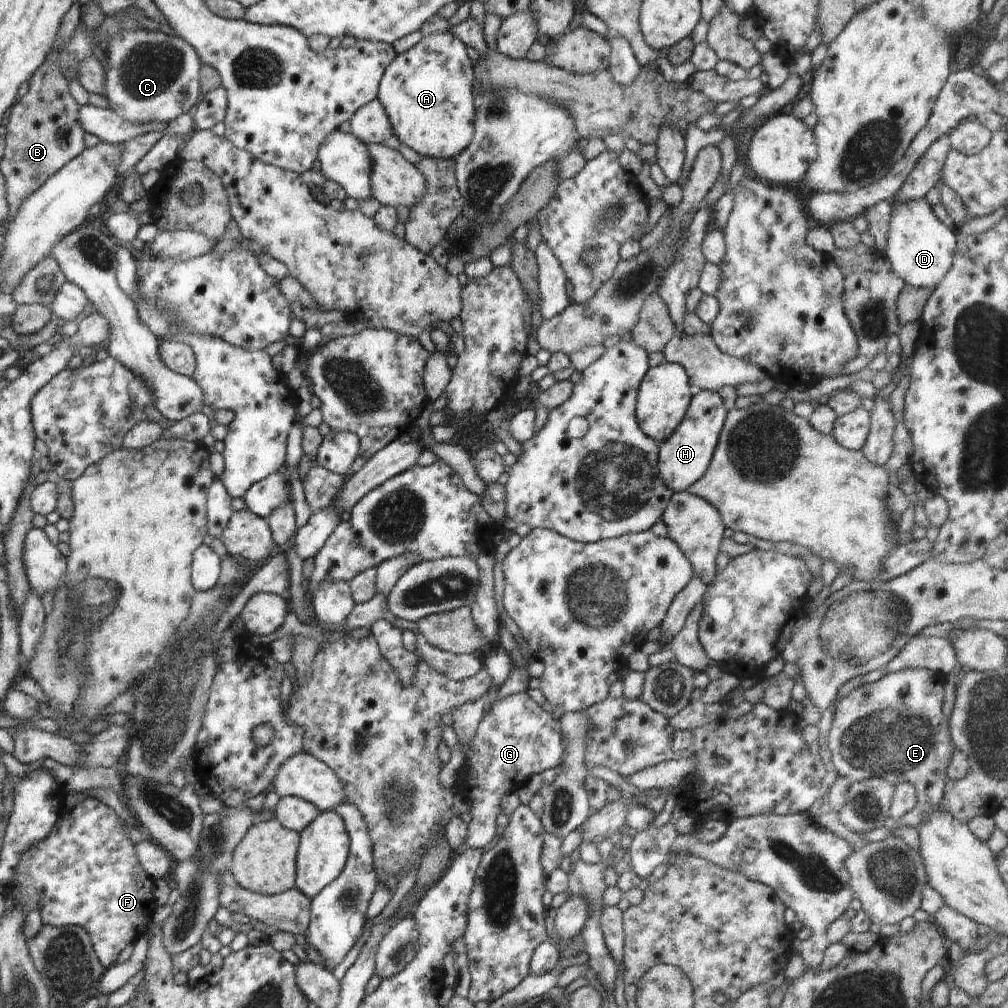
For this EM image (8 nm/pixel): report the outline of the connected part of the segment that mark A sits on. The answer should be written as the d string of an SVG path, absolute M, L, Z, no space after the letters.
M451 30L423 36L408 51L398 53L379 82L377 99L384 107L396 136L402 144L422 157L452 159L452 156L458 156L472 142L475 131L473 64L466 53L467 46Z

